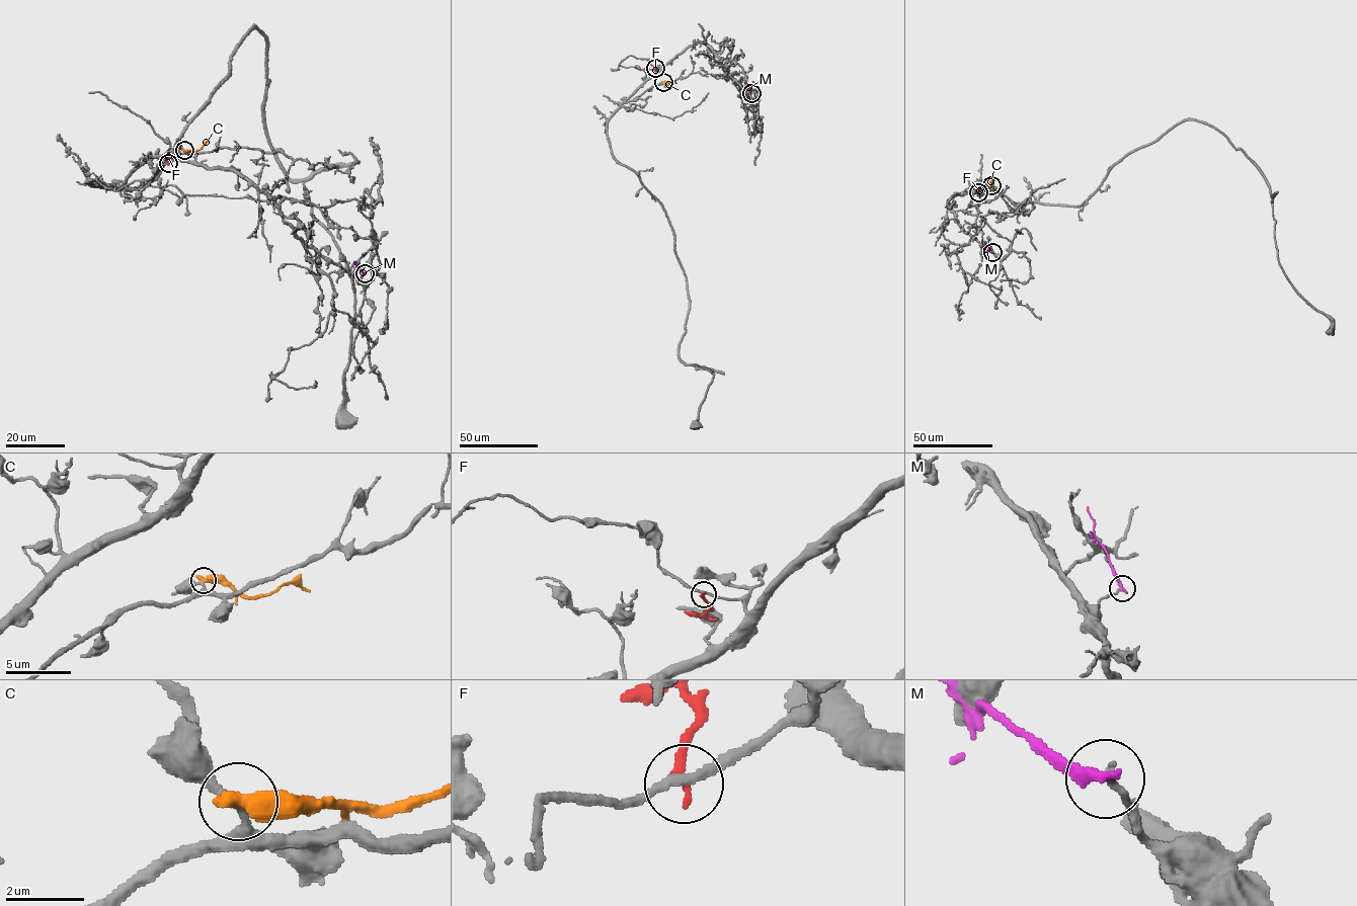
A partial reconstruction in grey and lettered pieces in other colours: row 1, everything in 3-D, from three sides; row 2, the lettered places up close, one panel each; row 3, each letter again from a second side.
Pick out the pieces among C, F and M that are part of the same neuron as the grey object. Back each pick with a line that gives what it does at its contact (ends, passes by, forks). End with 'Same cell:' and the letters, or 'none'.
Same cell: none

